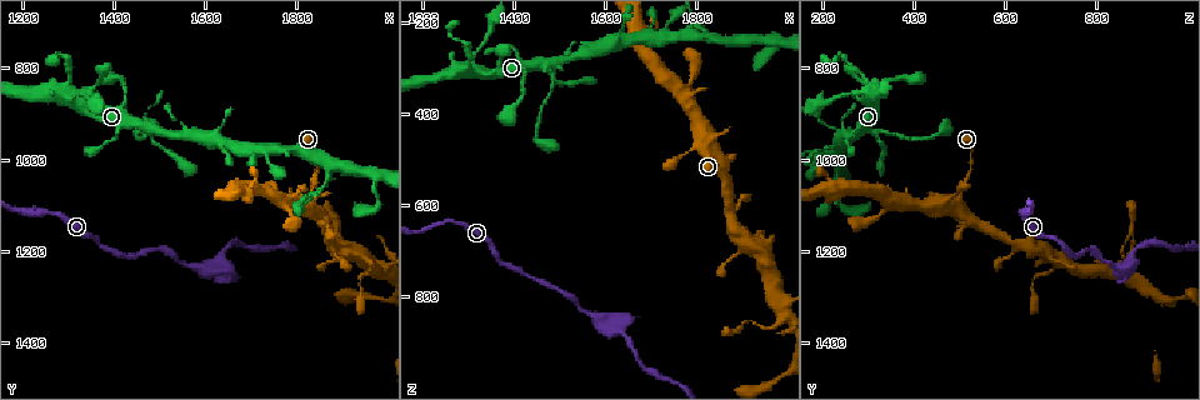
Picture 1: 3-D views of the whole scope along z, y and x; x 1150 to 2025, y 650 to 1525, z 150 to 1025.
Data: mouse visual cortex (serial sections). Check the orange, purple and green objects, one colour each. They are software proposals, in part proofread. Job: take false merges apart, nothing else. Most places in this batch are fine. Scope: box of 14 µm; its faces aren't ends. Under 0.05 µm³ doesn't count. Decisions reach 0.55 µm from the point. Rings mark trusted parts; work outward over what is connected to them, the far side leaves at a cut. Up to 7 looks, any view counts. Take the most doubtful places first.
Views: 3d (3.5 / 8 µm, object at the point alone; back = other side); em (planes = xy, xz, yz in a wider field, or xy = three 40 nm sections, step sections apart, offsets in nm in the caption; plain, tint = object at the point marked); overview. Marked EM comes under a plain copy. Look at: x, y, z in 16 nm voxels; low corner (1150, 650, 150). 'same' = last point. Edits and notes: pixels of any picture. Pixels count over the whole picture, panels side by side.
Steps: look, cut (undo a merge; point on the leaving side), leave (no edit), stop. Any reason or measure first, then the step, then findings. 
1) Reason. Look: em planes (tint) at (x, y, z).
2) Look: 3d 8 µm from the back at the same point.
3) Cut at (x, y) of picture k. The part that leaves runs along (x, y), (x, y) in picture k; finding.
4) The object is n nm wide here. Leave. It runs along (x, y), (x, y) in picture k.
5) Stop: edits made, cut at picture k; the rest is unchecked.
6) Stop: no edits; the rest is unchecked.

Branch point. Look: 3d 3.5 µm at (1610, 1240, 875).

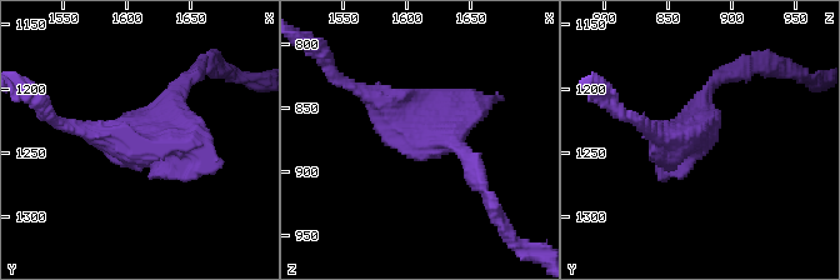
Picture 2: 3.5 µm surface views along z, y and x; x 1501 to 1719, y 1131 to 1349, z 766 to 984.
Look: em xy step 5 (tint) at (1614, 1238, 870).

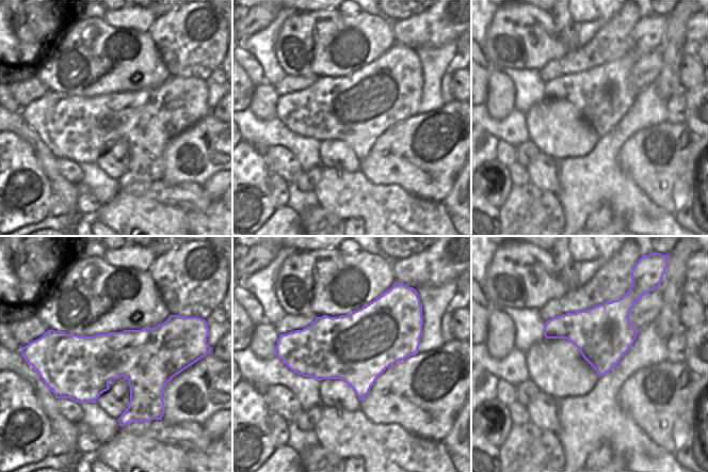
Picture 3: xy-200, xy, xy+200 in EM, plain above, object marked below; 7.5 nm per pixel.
Look: em xy step 2 (tint) at the same point.

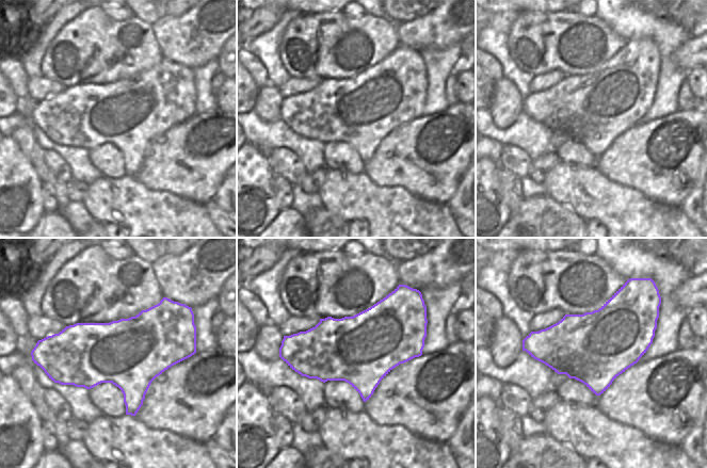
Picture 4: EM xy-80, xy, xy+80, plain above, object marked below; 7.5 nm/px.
Leave. It runs along (359, 90), (474, 164) in picture 2; continuous, no second cell.

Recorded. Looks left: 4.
Four arms meet. Look: 3d 3.5 µm at (1825, 1090, 500).

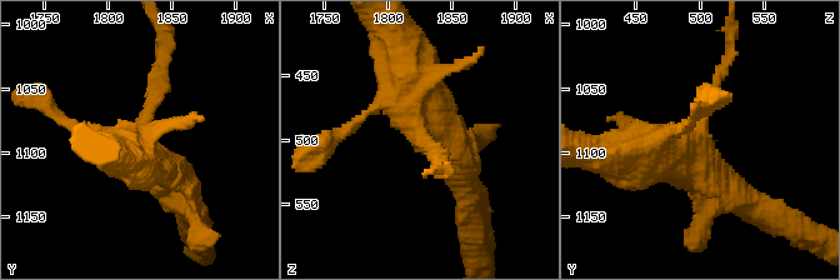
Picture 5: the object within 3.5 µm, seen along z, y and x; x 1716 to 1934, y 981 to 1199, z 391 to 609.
4 arms meet here; the arms are 150, 250, 400, 600 nm wide. Look: em xy step 5 (tint) at (1826, 1092, 496).

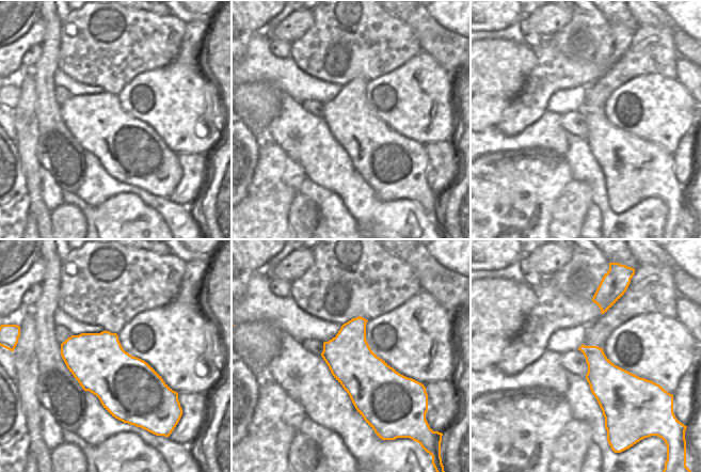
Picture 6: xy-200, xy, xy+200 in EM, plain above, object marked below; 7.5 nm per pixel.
Leave. Continuous, no second cell.

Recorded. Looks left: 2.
Thick turns thin. Look: 3d 3.5 µm at (1970, 1225, 870).

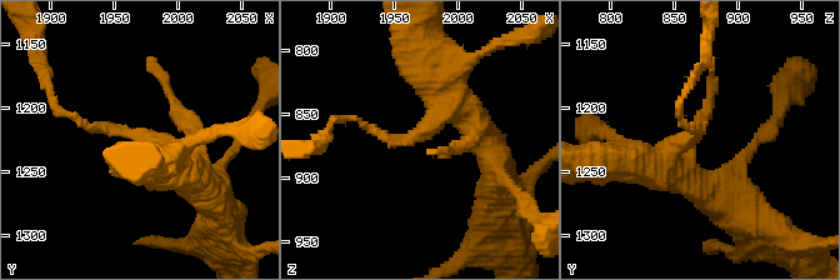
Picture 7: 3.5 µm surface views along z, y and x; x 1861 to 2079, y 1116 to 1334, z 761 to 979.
The arms are 150, 500 nm wide. Look: em xy step 3 (tint) at (1974, 1224, 864).

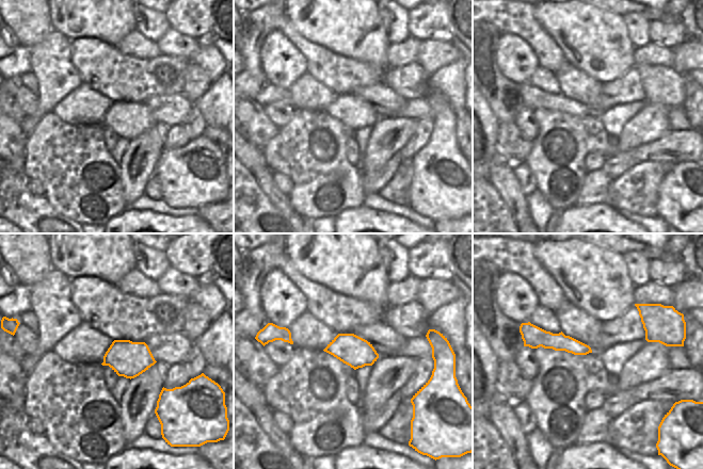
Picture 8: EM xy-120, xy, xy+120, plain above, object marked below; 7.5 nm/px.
The object is 220 nm wide here. Leave. It runs along (151, 161), (171, 165), (151, 139), (71, 116) in picture 7; one cell here.

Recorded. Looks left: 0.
Stop: no edits; the rest is unchecked.

